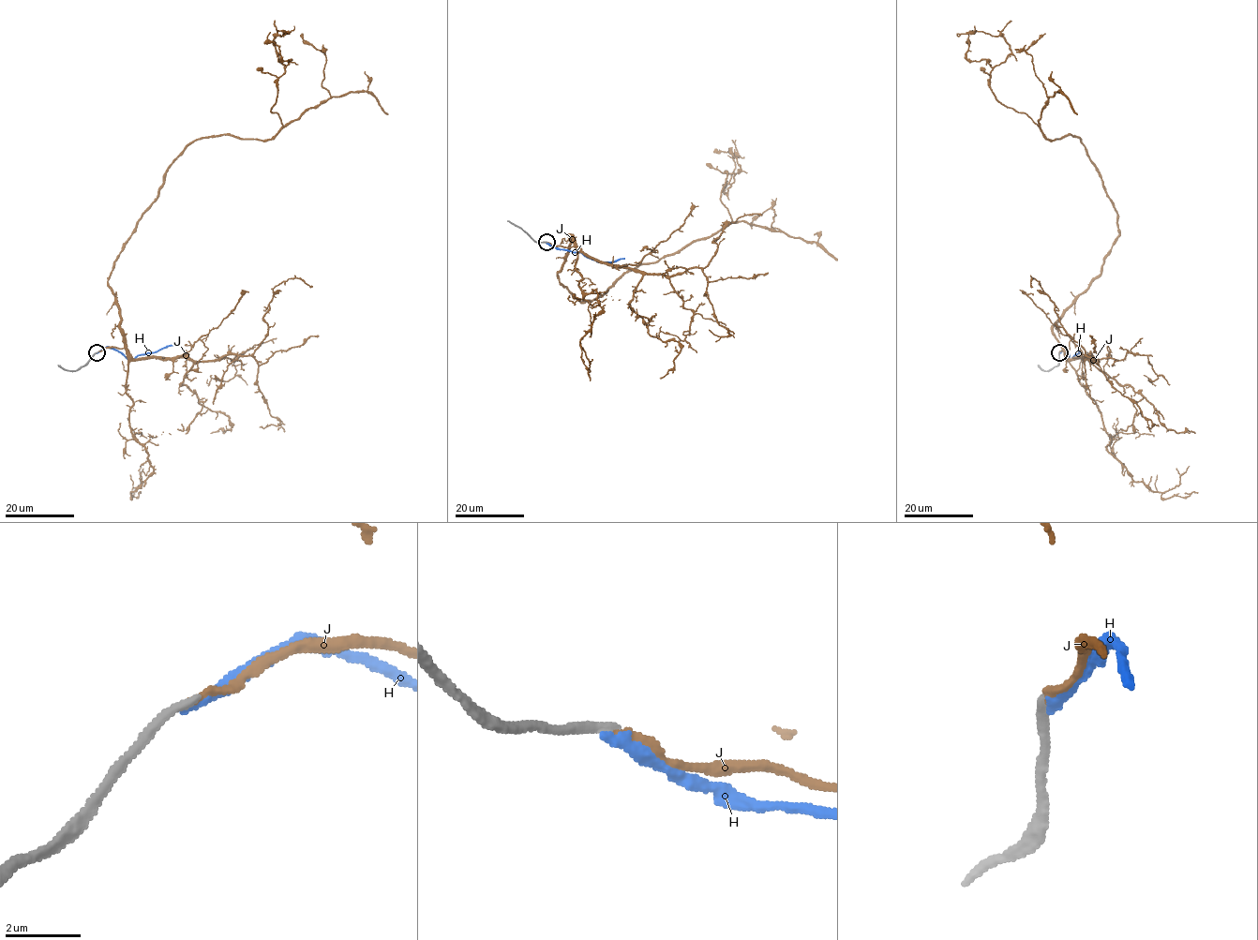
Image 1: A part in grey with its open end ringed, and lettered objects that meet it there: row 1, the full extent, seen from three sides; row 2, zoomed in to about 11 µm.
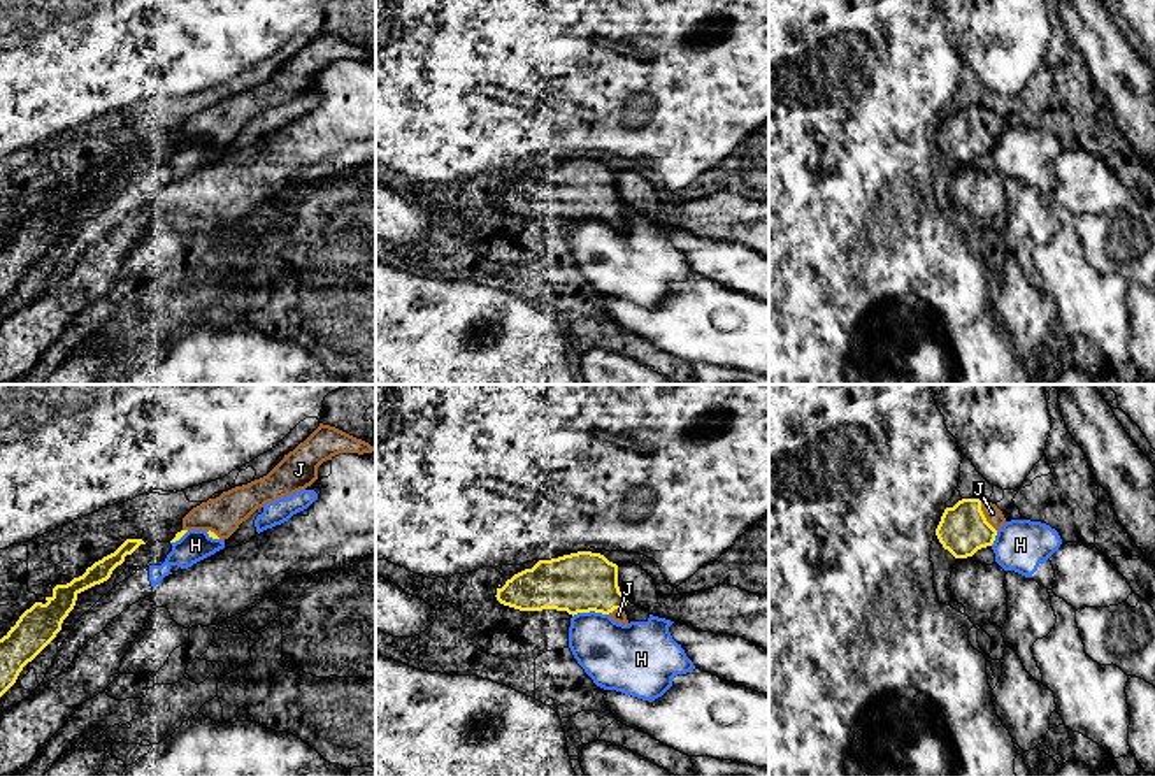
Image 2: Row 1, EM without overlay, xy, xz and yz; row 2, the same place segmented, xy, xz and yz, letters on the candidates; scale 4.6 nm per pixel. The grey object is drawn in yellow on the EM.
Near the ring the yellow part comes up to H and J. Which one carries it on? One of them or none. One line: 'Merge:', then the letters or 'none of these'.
Merge: J

